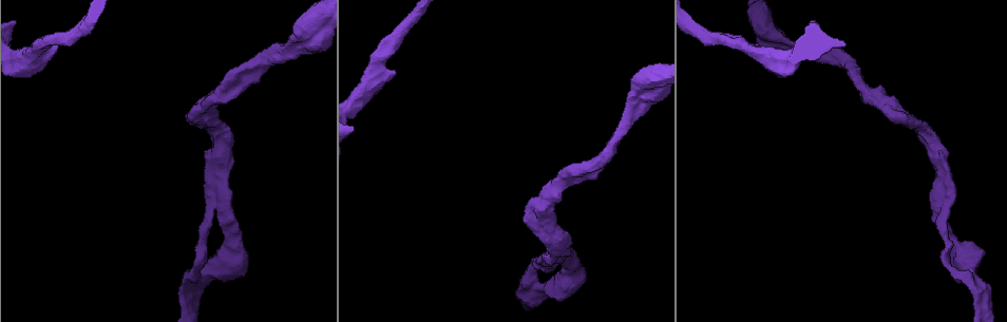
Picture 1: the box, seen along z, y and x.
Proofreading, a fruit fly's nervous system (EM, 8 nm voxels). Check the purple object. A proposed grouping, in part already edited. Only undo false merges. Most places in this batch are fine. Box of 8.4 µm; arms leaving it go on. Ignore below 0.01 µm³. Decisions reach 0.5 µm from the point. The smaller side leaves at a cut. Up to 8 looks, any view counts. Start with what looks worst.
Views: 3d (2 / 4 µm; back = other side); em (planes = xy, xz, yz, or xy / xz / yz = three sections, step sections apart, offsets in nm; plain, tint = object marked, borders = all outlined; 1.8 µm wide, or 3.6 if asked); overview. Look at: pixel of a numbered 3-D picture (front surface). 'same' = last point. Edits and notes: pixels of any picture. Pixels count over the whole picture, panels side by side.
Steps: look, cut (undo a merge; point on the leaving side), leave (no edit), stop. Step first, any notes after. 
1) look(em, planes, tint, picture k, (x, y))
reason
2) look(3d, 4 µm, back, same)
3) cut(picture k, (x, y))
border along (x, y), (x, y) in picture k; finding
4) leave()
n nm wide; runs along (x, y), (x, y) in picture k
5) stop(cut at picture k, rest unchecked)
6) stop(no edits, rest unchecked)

look(em, xy, step 8, tint, picture 1, (199, 279))
three-way junction

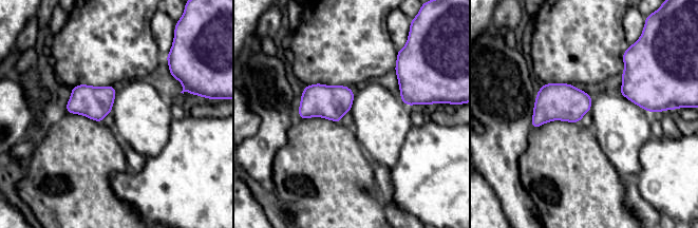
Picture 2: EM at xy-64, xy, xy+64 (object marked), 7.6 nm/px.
look(em, yz, step 4, borders, same)
another direction

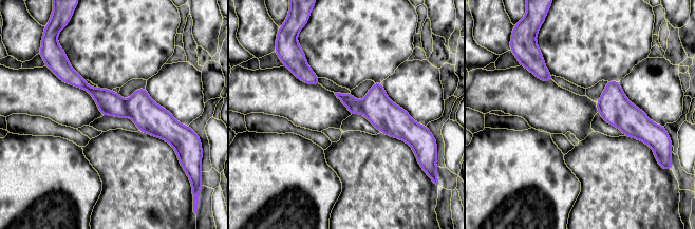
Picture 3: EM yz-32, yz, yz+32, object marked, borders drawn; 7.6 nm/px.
leave()
90 nm wide; runs along (61, 75), (172, 125) in picture 3; all the same neuron

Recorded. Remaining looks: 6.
look(em, 3.6 µm, xz, step 8, tint, picture 1, (649, 98))

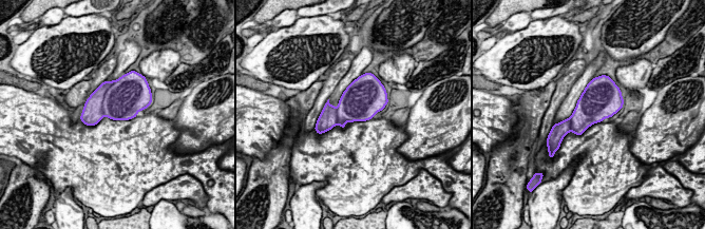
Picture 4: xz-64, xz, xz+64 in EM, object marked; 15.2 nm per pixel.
look(em, 3.6 µm, planes, borders, same)

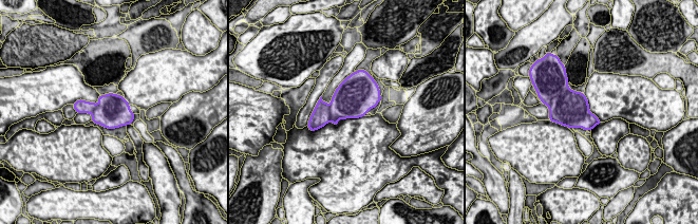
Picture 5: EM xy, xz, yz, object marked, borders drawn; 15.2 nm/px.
leave()
all the same neuron

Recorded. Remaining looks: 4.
look(3d, 4 µm, picture 1, (938, 175))
branch point

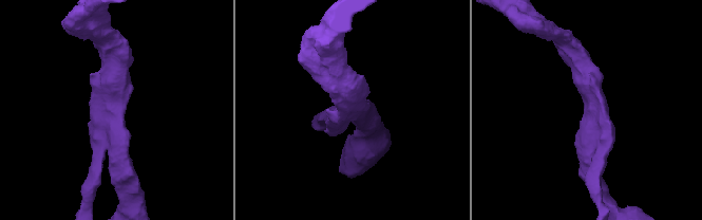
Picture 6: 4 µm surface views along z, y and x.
look(em, planes, tint, picture 6, (591, 108))

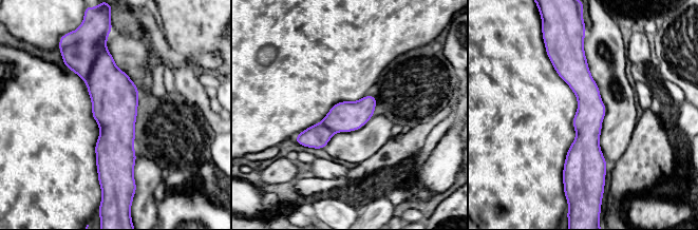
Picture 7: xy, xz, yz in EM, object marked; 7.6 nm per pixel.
leave()
220 nm wide; one neuron here

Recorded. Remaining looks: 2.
look(em, planes, tint, picture 1, (546, 219))
arms part here

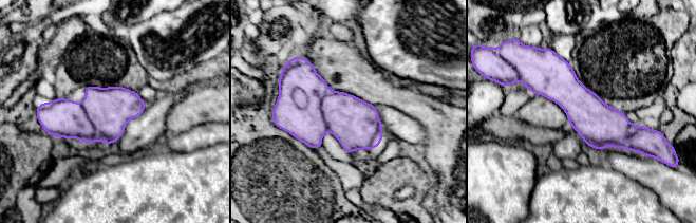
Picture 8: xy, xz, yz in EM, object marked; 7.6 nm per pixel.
leave()
runs along (529, 85), (644, 135) in picture 8; one neuron here

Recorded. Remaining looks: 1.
stop(no edits, rest unchecked)

